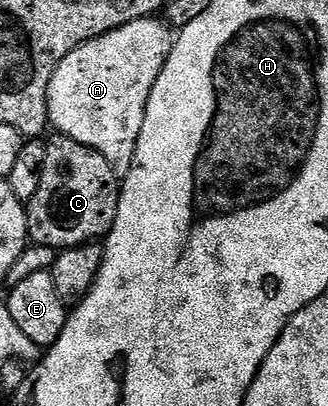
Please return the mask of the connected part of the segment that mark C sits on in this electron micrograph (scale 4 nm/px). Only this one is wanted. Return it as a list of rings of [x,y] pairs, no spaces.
[[[57,134],[55,138],[47,140],[42,185],[26,203],[28,238],[32,243],[57,249],[103,240],[118,213],[121,180],[102,153],[66,135]]]

